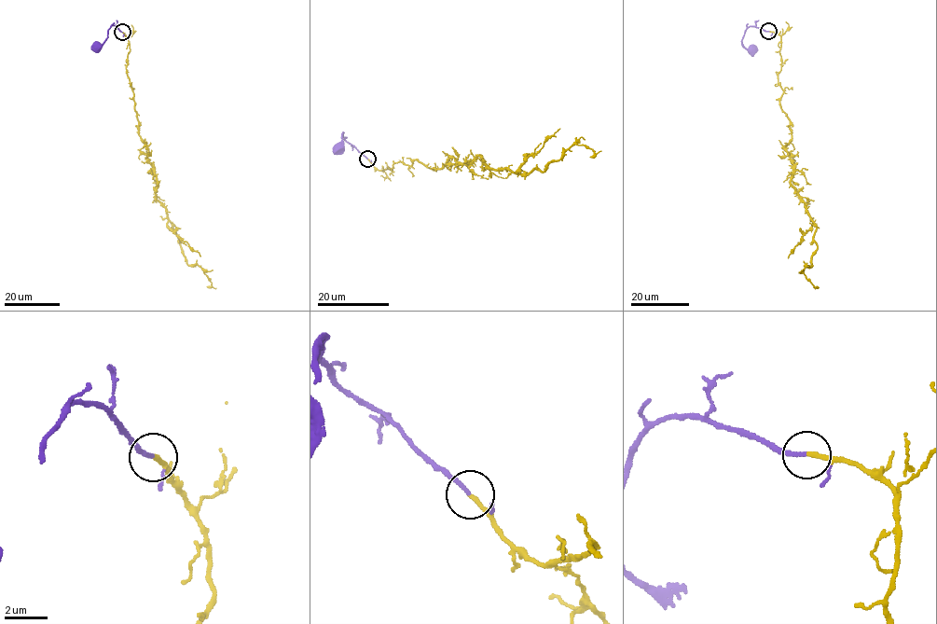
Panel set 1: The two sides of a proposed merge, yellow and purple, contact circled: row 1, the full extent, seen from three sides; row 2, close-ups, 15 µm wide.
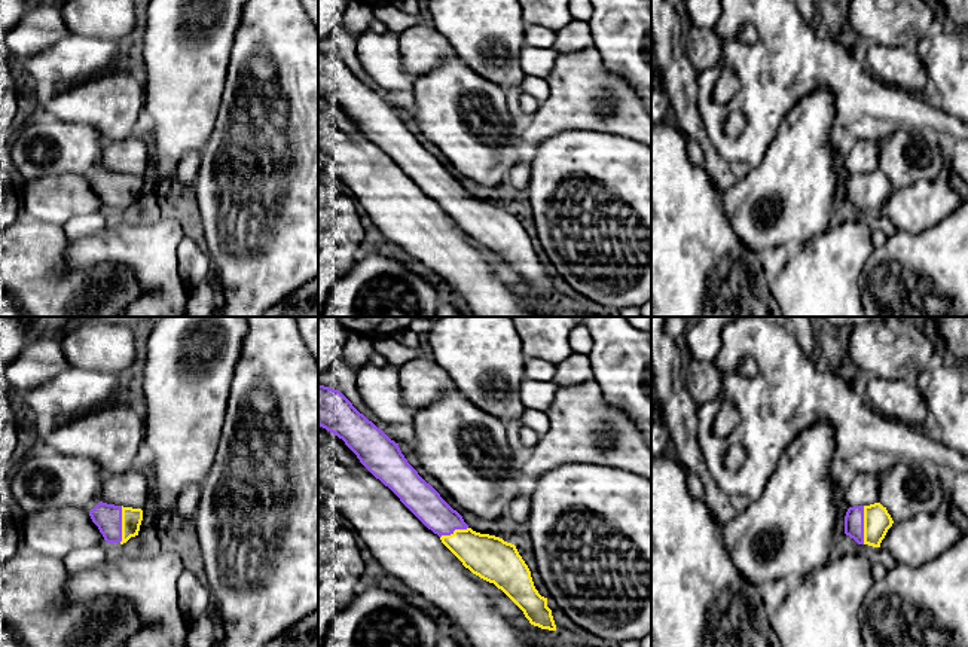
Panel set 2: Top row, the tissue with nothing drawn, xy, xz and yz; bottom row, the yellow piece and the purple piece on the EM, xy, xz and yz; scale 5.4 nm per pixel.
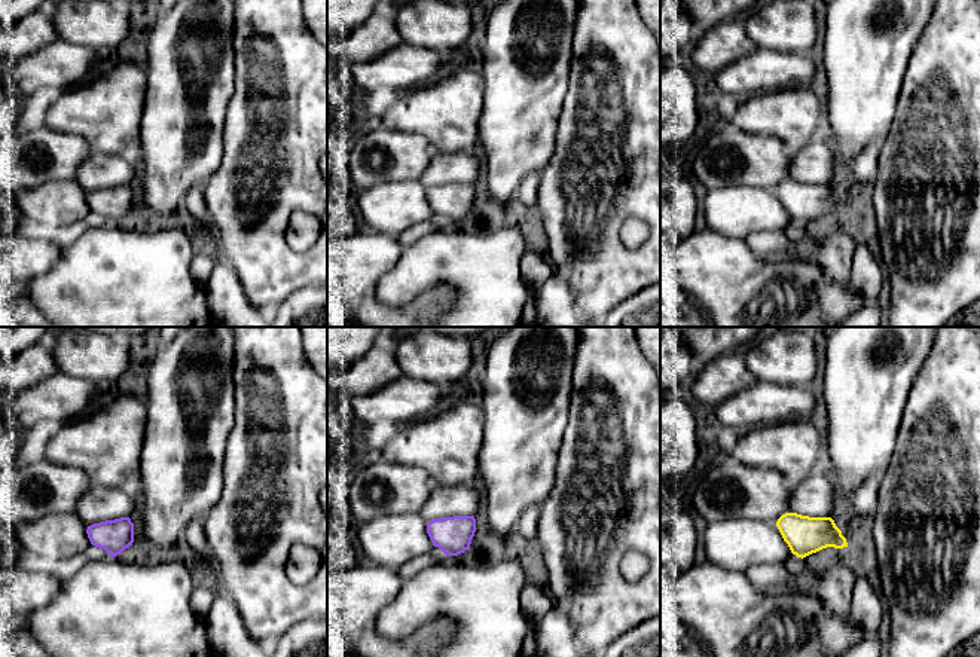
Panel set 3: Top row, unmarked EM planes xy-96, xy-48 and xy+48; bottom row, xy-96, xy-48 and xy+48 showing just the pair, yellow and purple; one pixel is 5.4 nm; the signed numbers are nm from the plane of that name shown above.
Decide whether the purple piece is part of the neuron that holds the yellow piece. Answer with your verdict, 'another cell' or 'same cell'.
same cell

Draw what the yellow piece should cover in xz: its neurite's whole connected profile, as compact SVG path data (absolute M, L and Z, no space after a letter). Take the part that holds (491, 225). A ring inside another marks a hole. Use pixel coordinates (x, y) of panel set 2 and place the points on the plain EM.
M318 52L318 92L342 106L360 129L388 153L428 196L437 201L465 235L501 256L523 278L531 292L556 297L547 265L535 256L531 238L516 213L500 204L473 198L462 183L407 129L399 110L360 80L341 58Z

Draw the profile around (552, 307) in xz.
M476 241L473 242L477 245L483 259L494 268L497 278L520 293L534 311L546 317L590 317L558 297L541 296L531 292L523 278L501 256Z

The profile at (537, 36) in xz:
M526 25L525 45L531 48L552 48L556 40L556 31L540 25Z

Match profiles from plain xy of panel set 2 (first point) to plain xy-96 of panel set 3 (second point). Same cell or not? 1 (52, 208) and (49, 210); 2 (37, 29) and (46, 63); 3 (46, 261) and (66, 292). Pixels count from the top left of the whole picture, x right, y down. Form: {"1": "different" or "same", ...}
{"1": "same", "2": "different", "3": "different"}

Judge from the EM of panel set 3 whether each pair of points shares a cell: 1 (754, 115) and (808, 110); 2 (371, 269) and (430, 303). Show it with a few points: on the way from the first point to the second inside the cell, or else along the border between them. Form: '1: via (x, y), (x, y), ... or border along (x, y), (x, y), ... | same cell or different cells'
1: via (768, 113), (794, 113) | same cell
2: via (368, 292), (368, 298), (381, 311), (408, 311) | same cell

